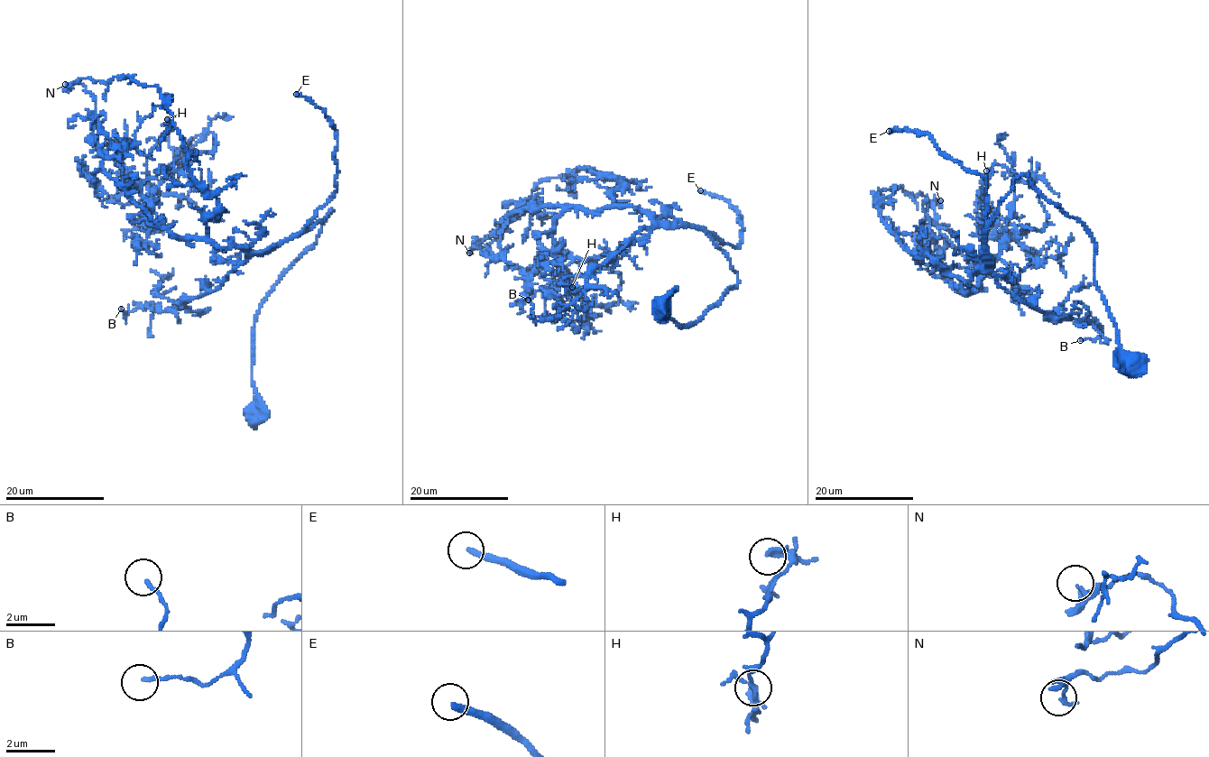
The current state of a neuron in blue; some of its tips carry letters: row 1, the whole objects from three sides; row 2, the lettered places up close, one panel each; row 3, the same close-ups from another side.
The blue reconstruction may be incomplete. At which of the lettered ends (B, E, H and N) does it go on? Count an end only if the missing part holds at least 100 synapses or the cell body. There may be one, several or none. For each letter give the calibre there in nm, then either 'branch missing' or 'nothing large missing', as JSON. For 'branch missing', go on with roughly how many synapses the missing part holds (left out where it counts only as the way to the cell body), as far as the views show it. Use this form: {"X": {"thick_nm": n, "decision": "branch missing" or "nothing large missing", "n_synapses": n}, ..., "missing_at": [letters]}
{"B": {"thick_nm": 130, "decision": "nothing large missing"}, "E": {"thick_nm": 240, "decision": "branch missing", "n_synapses": 300}, "H": {"thick_nm": 200, "decision": "nothing large missing"}, "N": {"thick_nm": 160, "decision": "nothing large missing"}, "missing_at": ["E"]}

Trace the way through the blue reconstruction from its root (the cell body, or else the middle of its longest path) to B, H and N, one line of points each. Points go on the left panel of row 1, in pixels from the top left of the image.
B: (250, 412), (260, 304), (332, 208), (179, 309), (121, 309)
H: (250, 412), (260, 304), (332, 208), (258, 253), (175, 238), (147, 219), (147, 158), (167, 119)
N: (250, 412), (260, 304), (332, 208), (258, 253), (175, 238), (106, 171), (95, 99), (65, 84)

